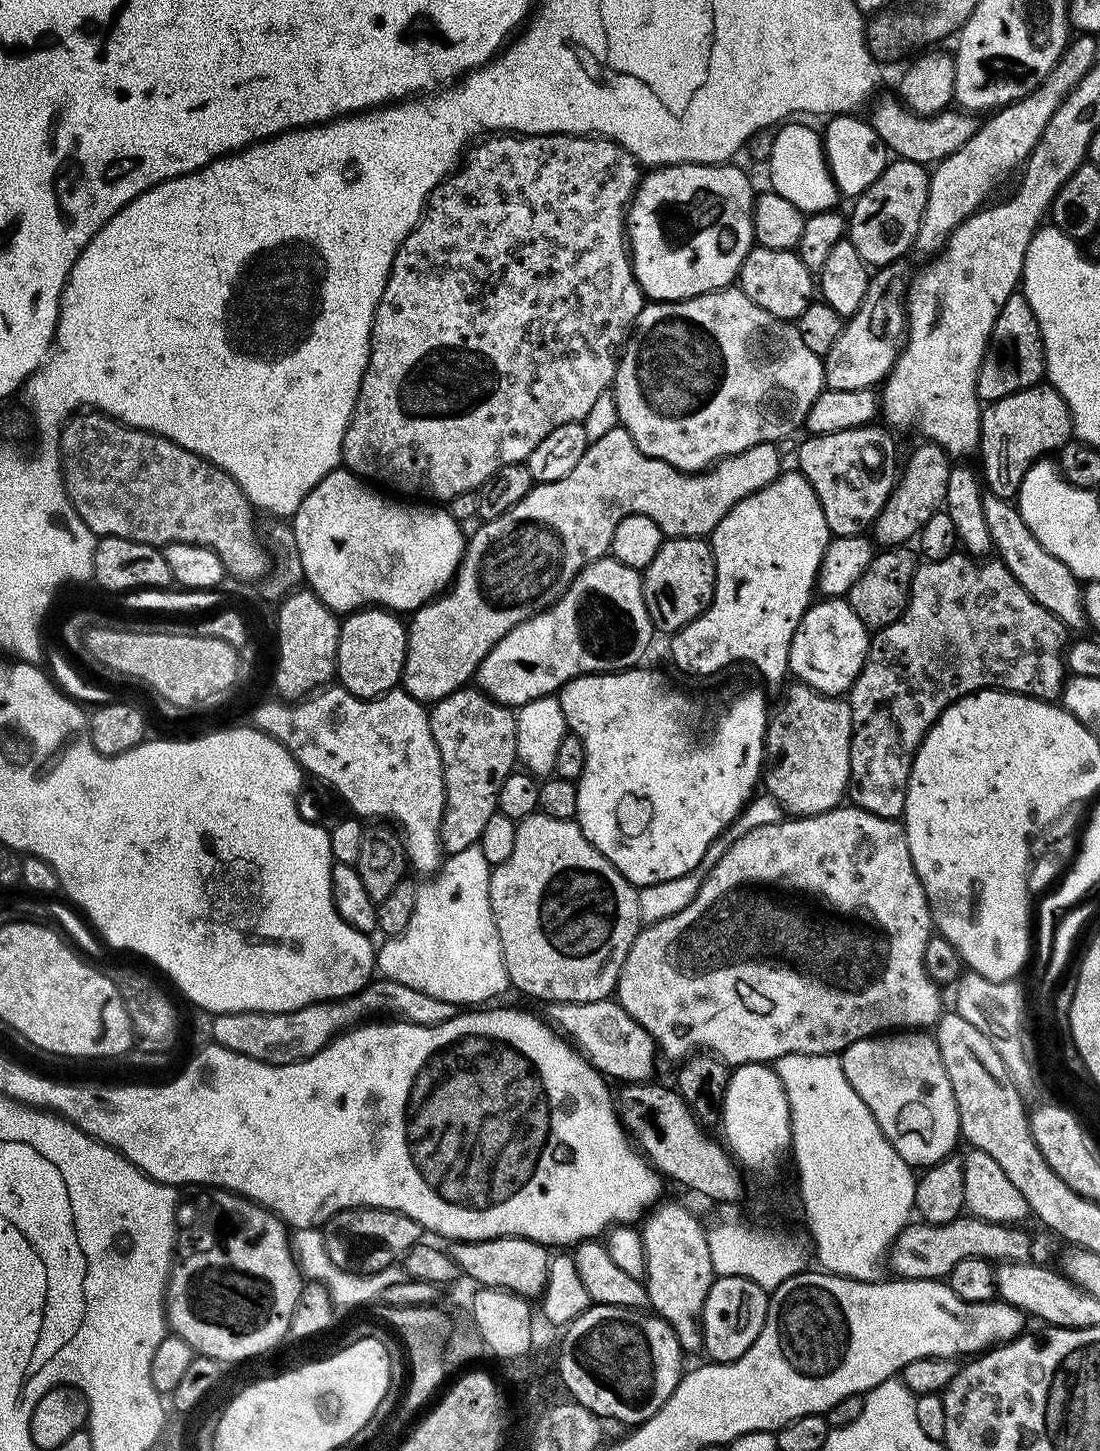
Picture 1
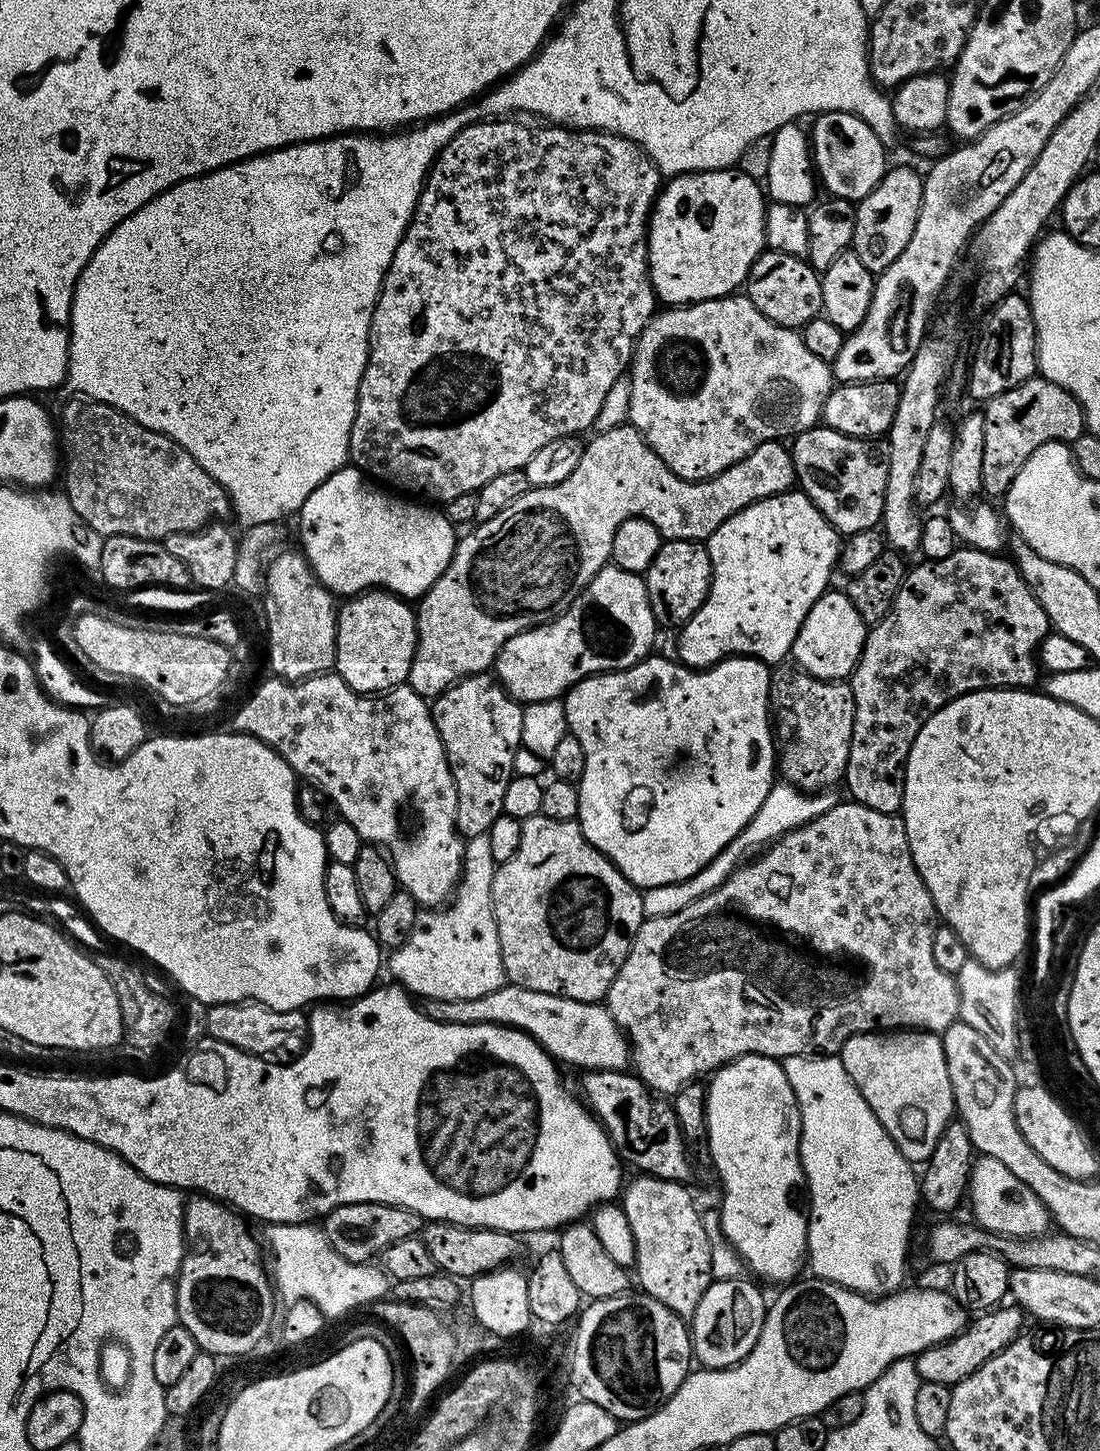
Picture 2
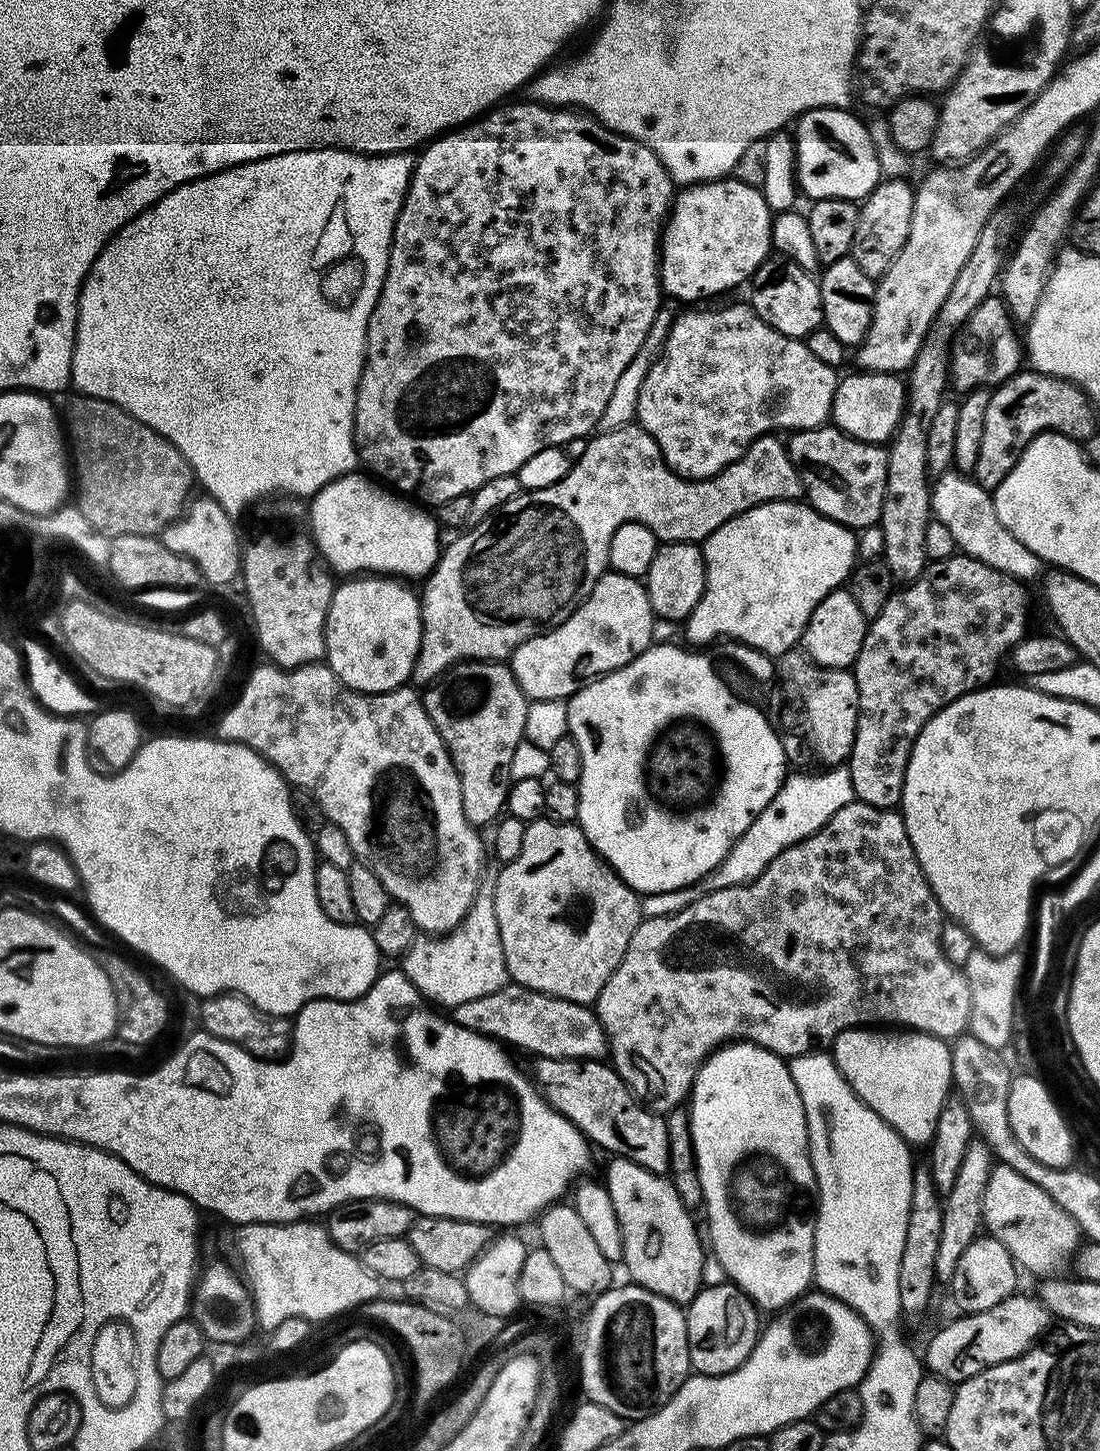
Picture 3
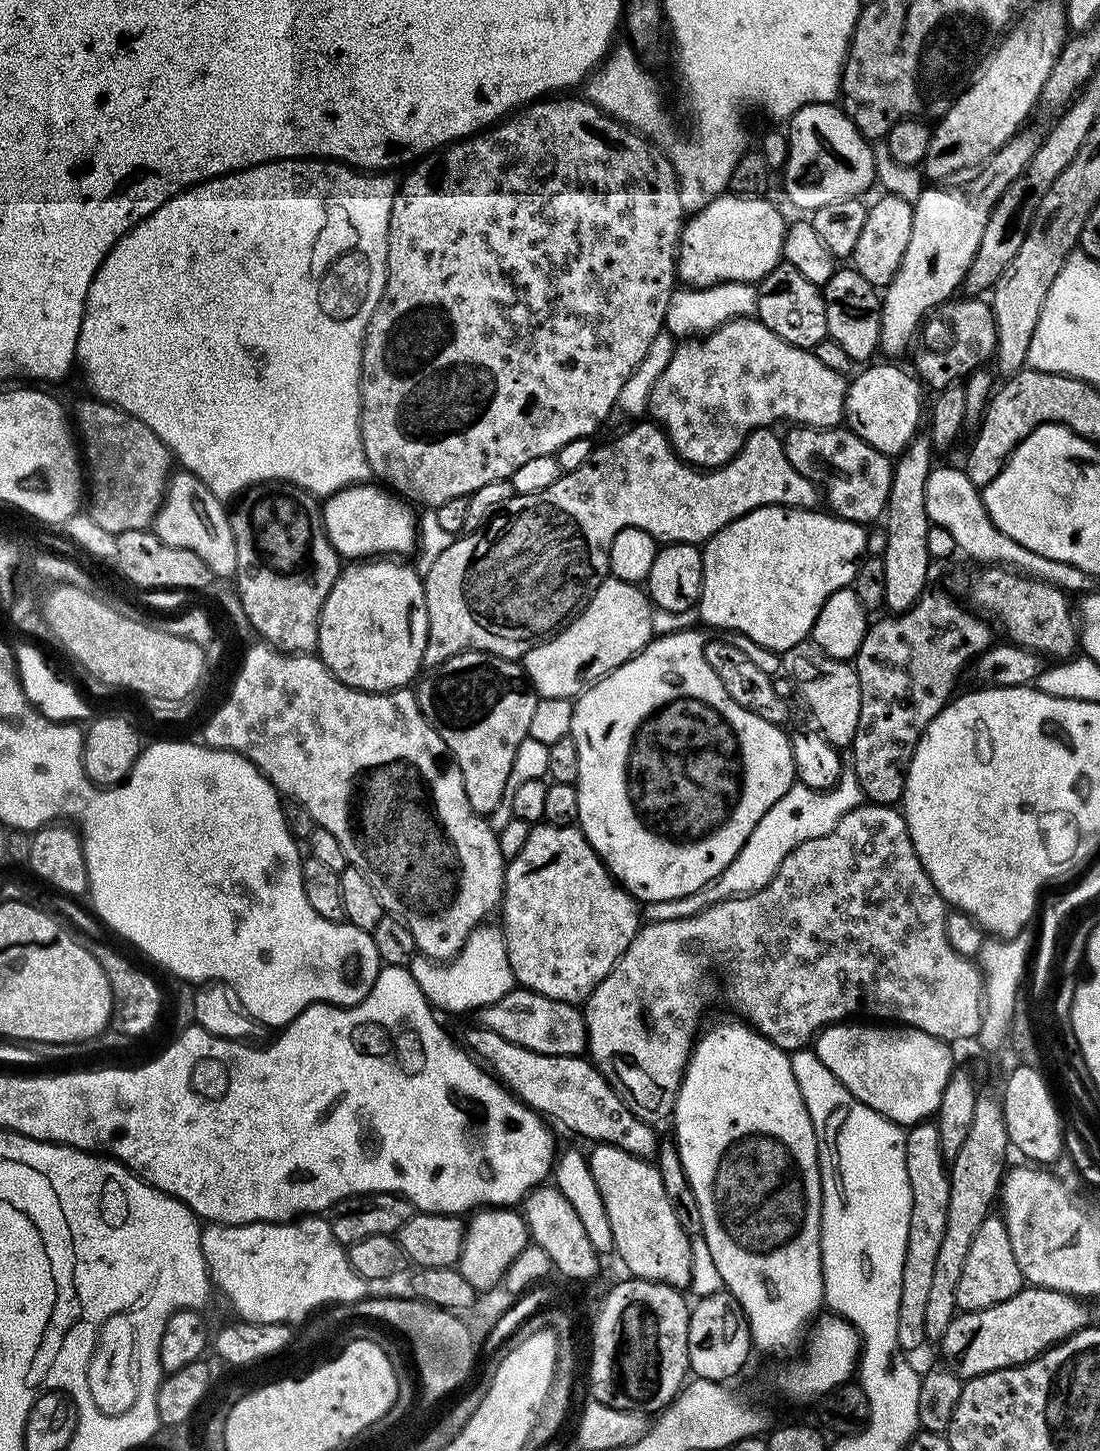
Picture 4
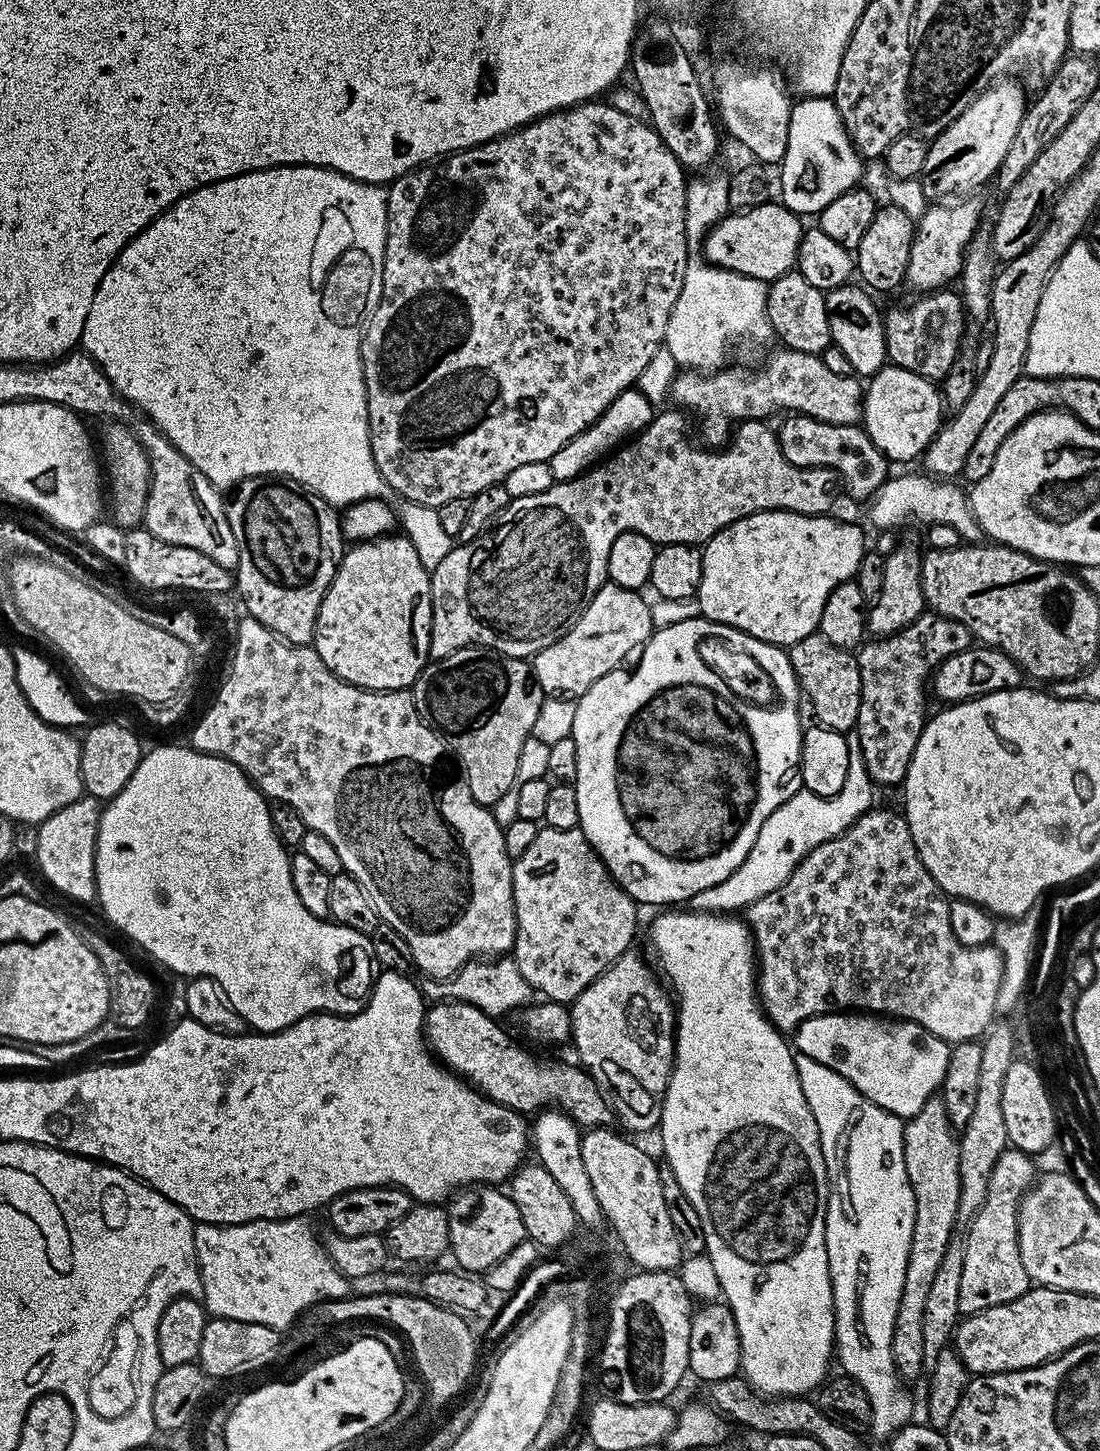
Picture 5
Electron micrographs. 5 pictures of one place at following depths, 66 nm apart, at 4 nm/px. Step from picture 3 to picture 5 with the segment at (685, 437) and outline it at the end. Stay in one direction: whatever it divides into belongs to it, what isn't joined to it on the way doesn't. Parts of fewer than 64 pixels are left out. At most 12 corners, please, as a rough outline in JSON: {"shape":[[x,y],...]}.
{"shape":[[777,347],[761,368],[680,370],[670,400],[709,449],[785,413],[862,420],[862,384]]}

